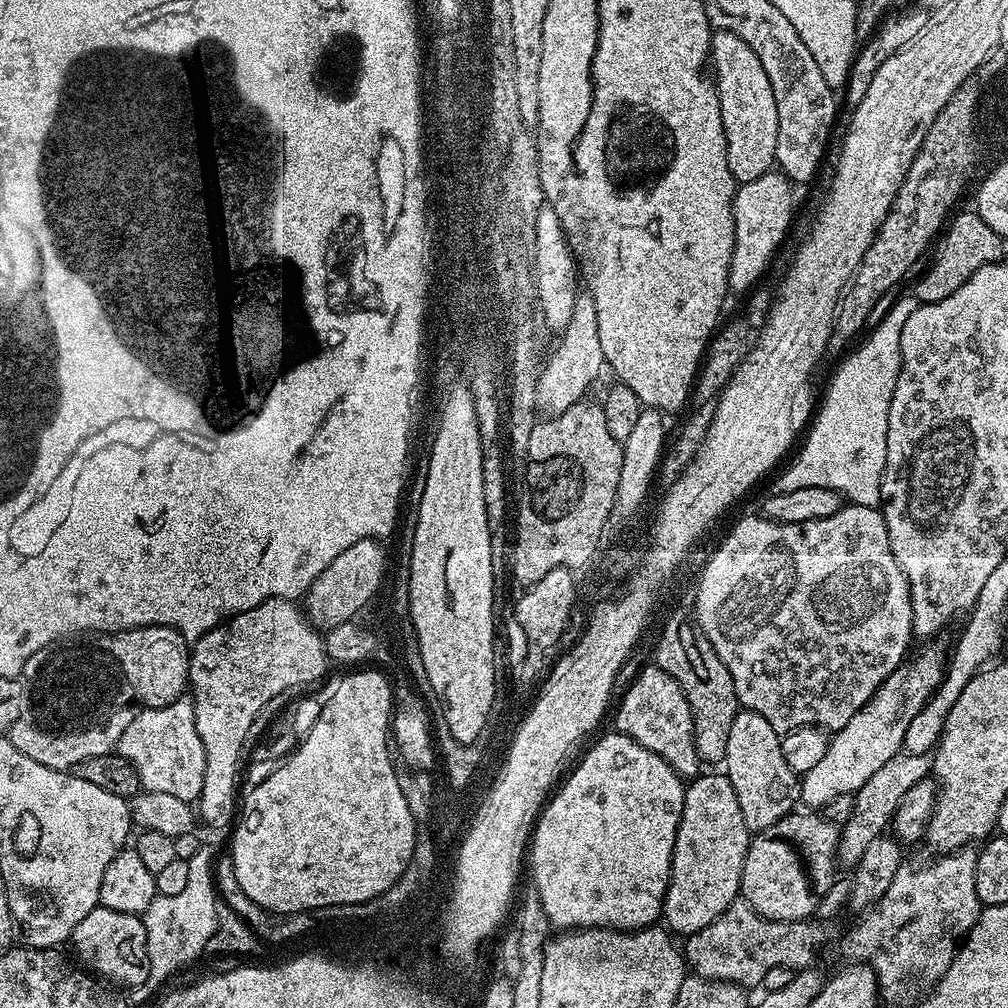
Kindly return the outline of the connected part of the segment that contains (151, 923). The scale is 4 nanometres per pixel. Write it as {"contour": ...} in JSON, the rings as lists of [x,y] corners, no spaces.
{"contour":[[[200,848],[187,857],[187,885],[177,895],[164,897],[157,894],[143,912],[146,926],[146,950],[150,958],[150,970],[144,988],[150,990],[164,984],[179,968],[195,962],[205,955],[207,940],[216,930],[218,922],[218,893],[214,883],[214,852]]]}

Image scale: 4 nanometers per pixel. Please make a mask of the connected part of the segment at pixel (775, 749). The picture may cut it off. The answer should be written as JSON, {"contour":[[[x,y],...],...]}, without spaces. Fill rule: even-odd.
{"contour":[[[747,710],[737,711],[734,722],[730,725],[730,739],[726,742],[726,758],[722,761],[723,775],[728,777],[730,786],[734,786],[734,794],[738,794],[738,807],[742,810],[742,822],[746,822],[749,833],[755,834],[757,832],[764,832],[770,826],[774,826],[774,822],[778,822],[789,812],[797,807],[800,800],[800,780],[798,773],[790,770],[790,766],[786,766],[786,758],[782,755],[782,736],[781,733],[774,730],[774,726],[770,726],[770,722],[766,722],[766,718],[762,718],[762,714],[754,714]]]}

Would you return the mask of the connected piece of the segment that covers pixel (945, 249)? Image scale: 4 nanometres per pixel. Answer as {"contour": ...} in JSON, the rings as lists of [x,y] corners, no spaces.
{"contour":[[[968,210],[954,220],[939,237],[934,248],[936,257],[925,270],[924,277],[916,284],[914,296],[920,304],[933,304],[942,302],[942,298],[950,298],[950,294],[954,294],[954,290],[958,290],[958,286],[962,286],[962,282],[966,282],[966,278],[974,274],[974,270],[982,270],[982,266],[997,263],[1003,257],[1000,255],[1004,252],[1005,241],[998,234],[994,234],[994,230],[986,226],[986,222],[982,222],[975,210]]]}

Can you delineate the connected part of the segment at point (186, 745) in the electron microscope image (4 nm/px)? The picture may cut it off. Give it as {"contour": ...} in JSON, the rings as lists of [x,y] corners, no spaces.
{"contour":[[[179,698],[161,708],[144,708],[123,731],[115,751],[129,760],[134,770],[138,770],[141,789],[158,794],[171,794],[174,798],[189,802],[199,801],[202,782],[206,778],[206,750],[202,746],[202,738],[198,738],[196,706],[191,699]]]}

